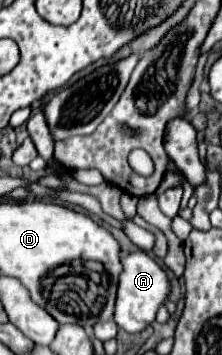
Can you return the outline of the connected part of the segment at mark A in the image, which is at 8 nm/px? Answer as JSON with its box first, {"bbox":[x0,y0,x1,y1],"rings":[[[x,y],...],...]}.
{"bbox":[114,251,170,333],"rings":[[[144,251],[130,253],[128,257],[122,259],[122,265],[124,265],[124,271],[120,275],[114,321],[118,323],[120,329],[124,329],[128,333],[138,333],[138,331],[146,329],[156,319],[160,305],[170,295],[170,281],[168,281],[166,271]]]}

